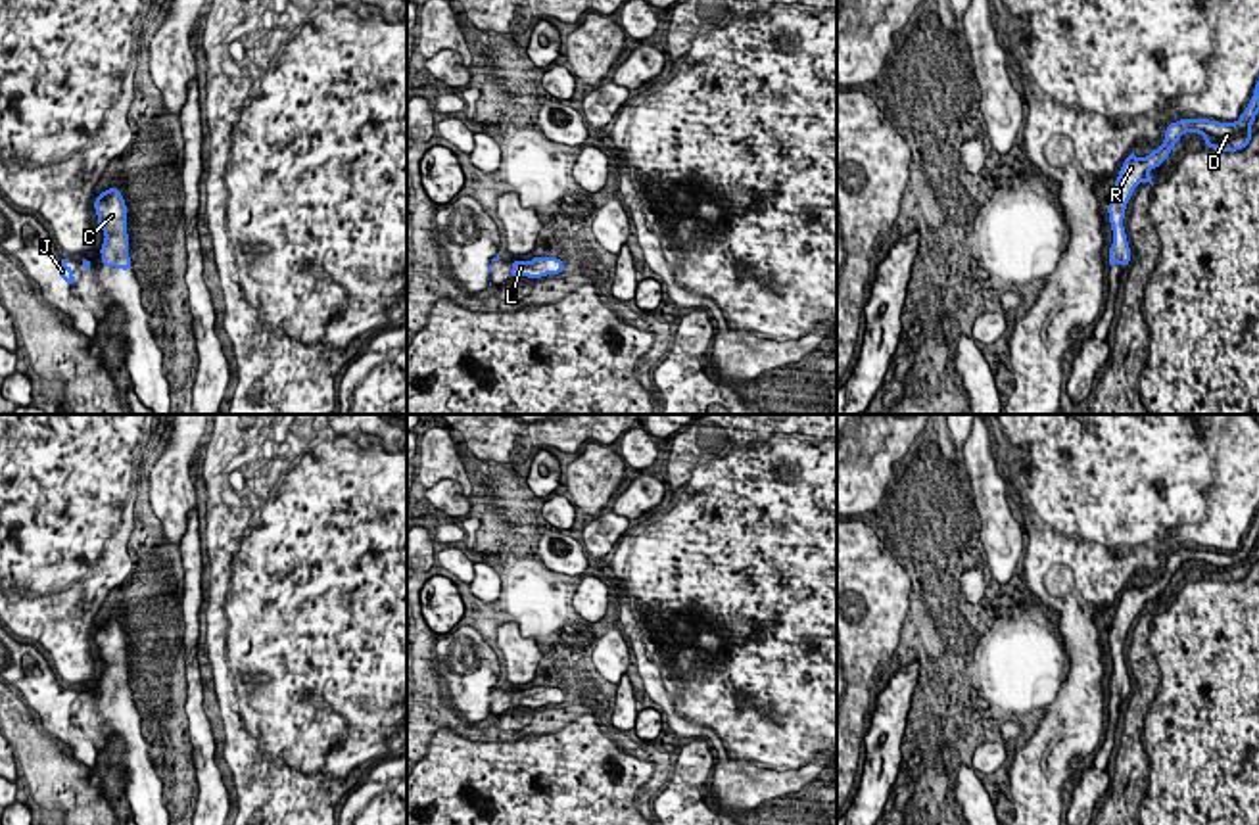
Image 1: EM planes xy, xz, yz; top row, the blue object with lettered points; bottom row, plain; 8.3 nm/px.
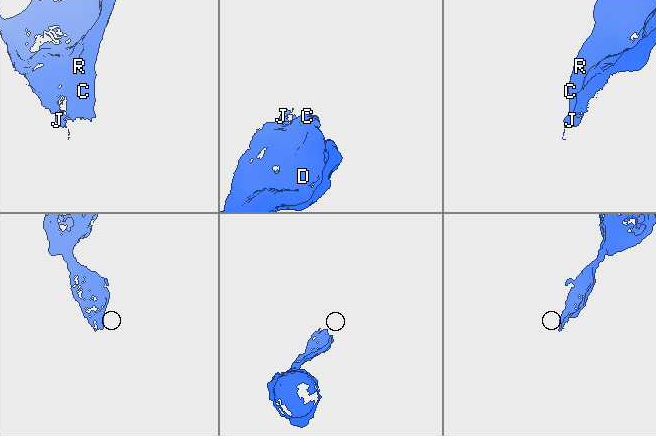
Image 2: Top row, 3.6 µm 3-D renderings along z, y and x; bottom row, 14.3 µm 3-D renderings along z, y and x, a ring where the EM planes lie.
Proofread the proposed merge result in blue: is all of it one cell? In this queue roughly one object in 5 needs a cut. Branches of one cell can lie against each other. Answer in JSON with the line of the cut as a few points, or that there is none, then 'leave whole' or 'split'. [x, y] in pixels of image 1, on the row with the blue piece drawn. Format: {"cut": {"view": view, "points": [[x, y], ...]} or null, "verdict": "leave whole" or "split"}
{"cut": null, "verdict": "leave whole"}

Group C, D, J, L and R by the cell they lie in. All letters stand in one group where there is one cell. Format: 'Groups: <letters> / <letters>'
Groups: C D J L R

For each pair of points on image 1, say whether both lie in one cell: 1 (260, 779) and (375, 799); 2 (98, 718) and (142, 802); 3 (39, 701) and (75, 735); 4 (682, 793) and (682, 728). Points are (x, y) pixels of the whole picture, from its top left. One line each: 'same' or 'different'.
1: different
2: same
3: same
4: different

